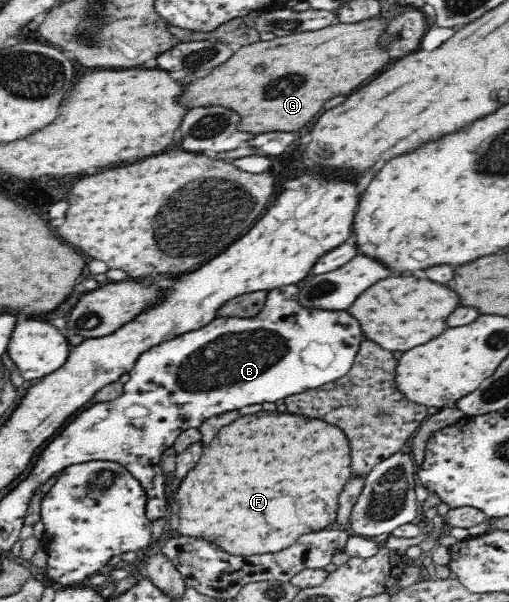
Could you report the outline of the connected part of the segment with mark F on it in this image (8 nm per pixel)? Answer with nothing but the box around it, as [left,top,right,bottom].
[169,411,351,555]

